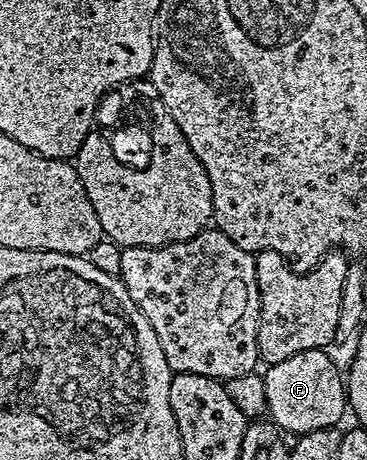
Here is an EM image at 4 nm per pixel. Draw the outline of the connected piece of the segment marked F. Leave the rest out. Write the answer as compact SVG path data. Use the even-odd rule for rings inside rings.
M325 349L299 351L299 355L291 355L291 359L283 359L283 363L264 370L268 416L286 434L332 429L342 424L345 413L347 417L347 385L342 370L341 373L337 370L336 363L327 354Z

